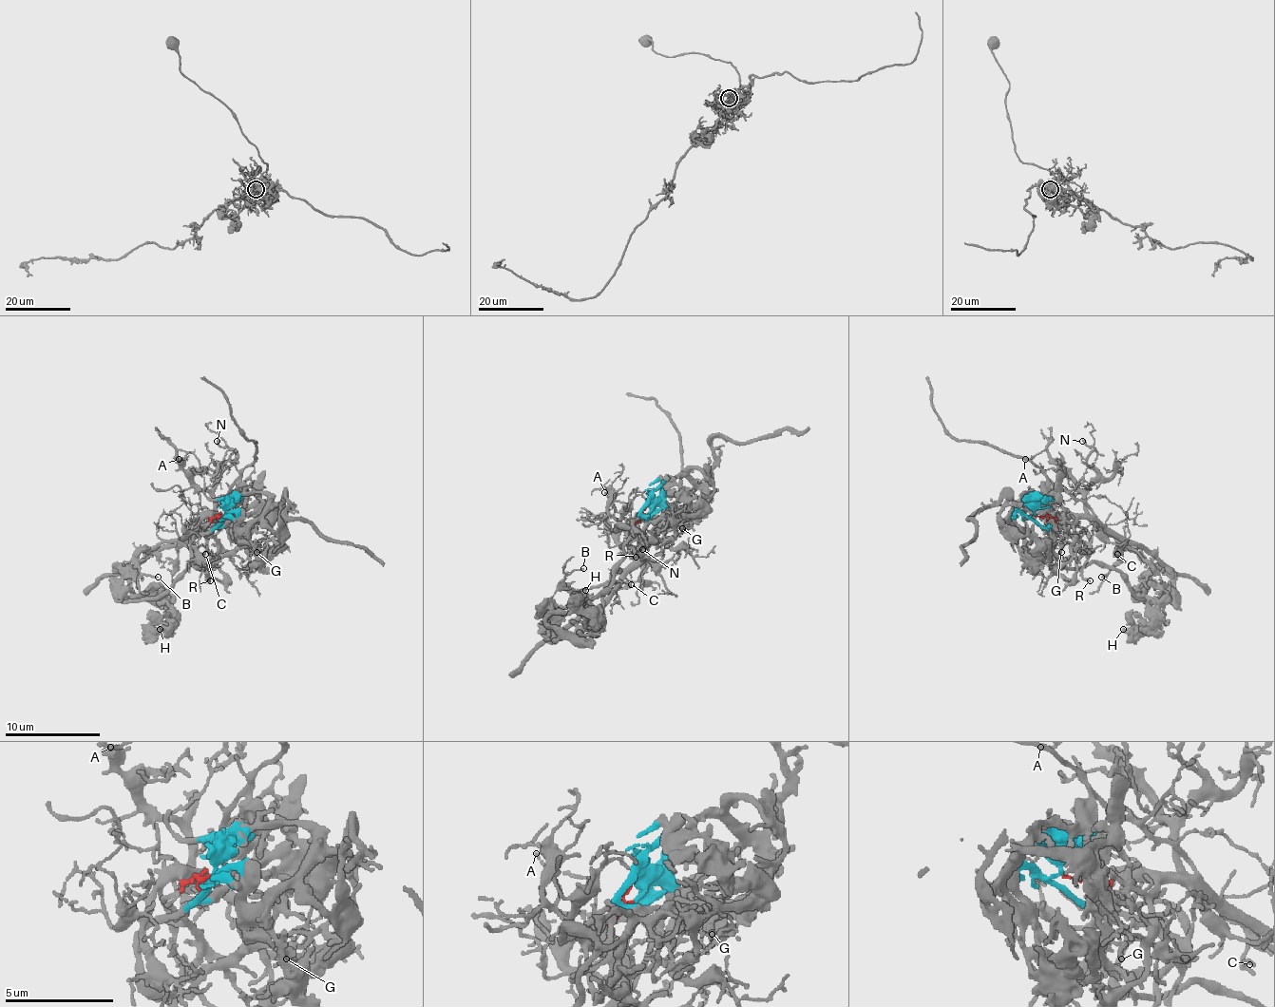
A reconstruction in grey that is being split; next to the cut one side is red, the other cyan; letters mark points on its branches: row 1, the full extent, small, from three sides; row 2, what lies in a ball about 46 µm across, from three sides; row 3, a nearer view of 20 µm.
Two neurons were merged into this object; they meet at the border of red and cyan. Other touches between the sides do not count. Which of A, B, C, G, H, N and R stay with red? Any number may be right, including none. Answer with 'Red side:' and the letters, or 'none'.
Red side: A, B, C, N

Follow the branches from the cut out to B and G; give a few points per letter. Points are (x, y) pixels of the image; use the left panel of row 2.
B: (222, 514), (213, 517), (215, 514), (180, 538), (146, 547), (139, 555), (139, 571), (158, 577)
G: (222, 514), (235, 500), (246, 500), (256, 517), (254, 533), (249, 541), (256, 552)

